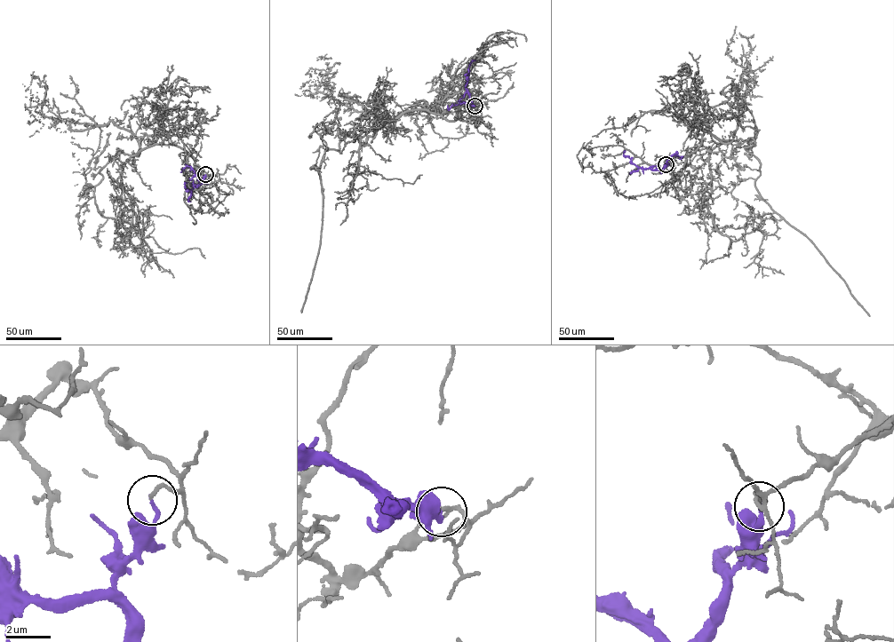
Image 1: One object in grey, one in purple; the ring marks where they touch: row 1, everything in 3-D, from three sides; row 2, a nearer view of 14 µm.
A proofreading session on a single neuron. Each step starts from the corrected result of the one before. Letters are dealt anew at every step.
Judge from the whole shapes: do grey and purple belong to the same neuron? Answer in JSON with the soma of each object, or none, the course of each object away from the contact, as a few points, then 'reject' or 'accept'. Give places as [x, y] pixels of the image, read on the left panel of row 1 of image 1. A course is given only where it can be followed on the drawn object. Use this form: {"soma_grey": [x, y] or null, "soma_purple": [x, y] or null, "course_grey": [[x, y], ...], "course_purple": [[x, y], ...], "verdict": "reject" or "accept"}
{"soma_grey": null, "soma_purple": null, "course_grey": [[205, 174], [186, 151], [161, 144], [132, 154], [117, 148], [99, 172], [97, 209], [131, 224], [160, 270]], "course_purple": [[205, 174], [205, 183], [190, 191], [184, 187], [187, 182]], "verdict": "reject"}

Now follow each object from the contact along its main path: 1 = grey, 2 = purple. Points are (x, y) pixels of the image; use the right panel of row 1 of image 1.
1: (666, 164), (688, 156), (706, 130), (753, 138), (745, 148), (760, 164), (759, 194), (869, 316)
2: (666, 164), (661, 171), (637, 167), (623, 152)

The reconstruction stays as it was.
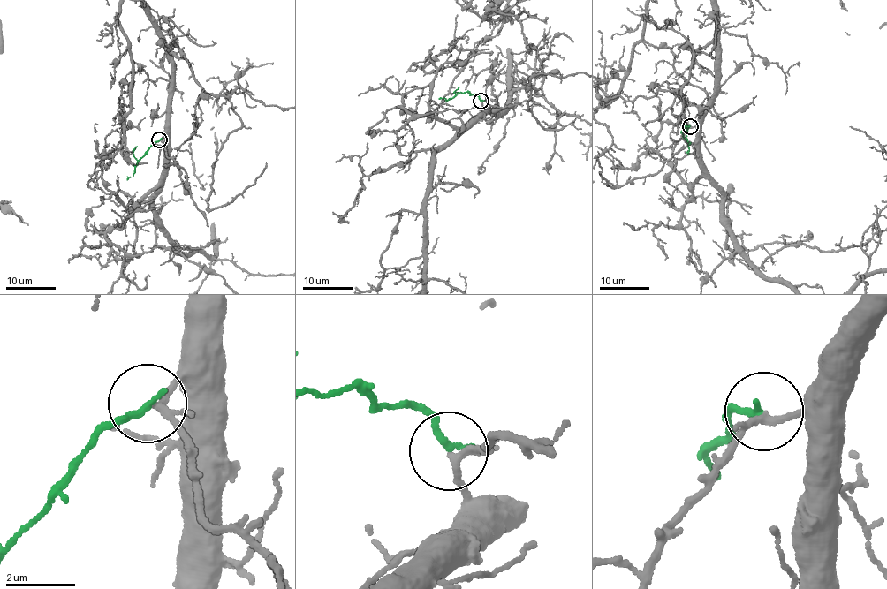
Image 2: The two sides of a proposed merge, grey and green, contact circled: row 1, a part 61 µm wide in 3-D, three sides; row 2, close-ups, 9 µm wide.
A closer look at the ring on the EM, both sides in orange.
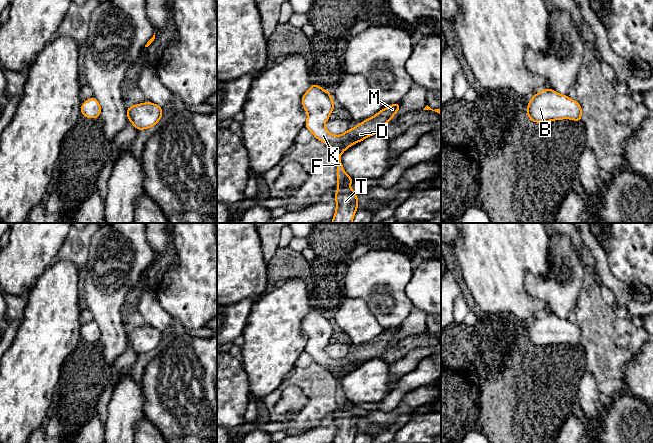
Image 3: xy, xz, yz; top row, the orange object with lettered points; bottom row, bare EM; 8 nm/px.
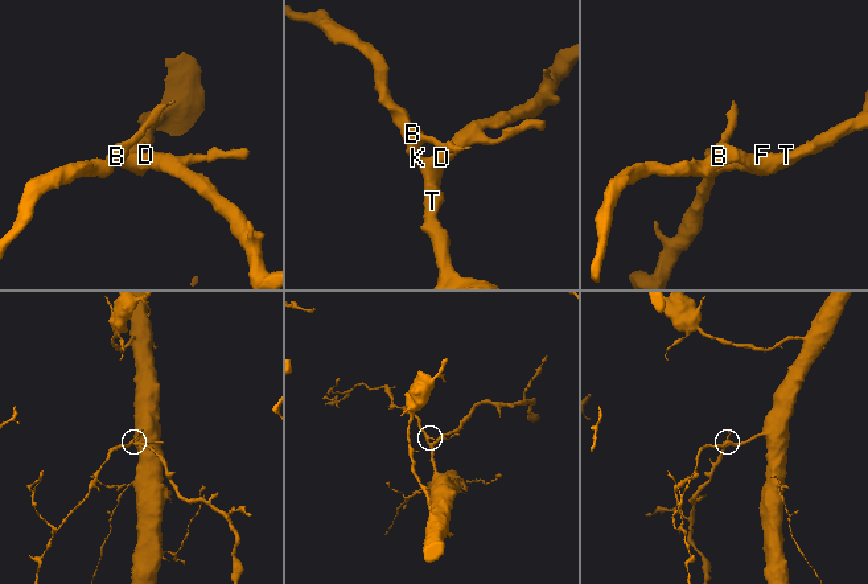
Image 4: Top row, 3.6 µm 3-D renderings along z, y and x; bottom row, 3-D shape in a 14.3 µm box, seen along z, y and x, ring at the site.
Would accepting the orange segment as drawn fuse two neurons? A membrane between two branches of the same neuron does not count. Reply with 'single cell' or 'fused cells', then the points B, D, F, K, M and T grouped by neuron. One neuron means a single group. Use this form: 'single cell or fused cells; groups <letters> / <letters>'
single cell; groups B D F K M T

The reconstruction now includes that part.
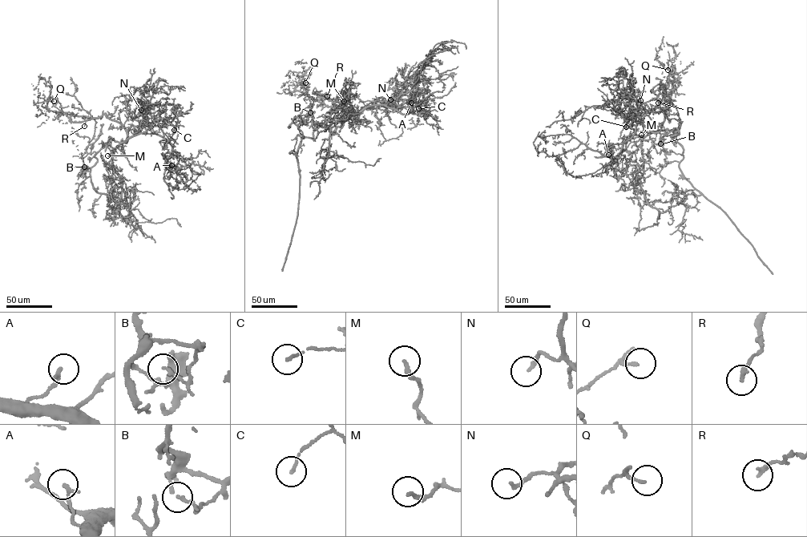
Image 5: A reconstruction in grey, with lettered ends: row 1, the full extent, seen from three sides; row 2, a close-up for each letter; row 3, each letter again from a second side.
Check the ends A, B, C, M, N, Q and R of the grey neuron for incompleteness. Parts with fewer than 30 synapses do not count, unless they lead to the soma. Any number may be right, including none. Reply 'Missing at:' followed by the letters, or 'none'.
Missing at: none

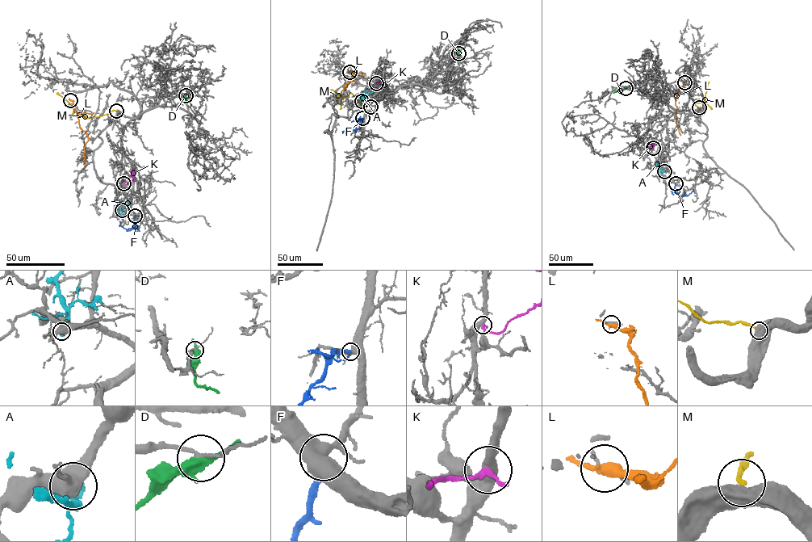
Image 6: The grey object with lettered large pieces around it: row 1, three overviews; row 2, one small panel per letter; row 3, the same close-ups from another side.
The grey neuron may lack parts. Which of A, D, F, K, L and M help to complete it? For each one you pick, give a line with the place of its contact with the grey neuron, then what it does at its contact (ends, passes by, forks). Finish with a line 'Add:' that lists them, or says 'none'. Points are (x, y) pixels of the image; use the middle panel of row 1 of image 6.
Add: none

